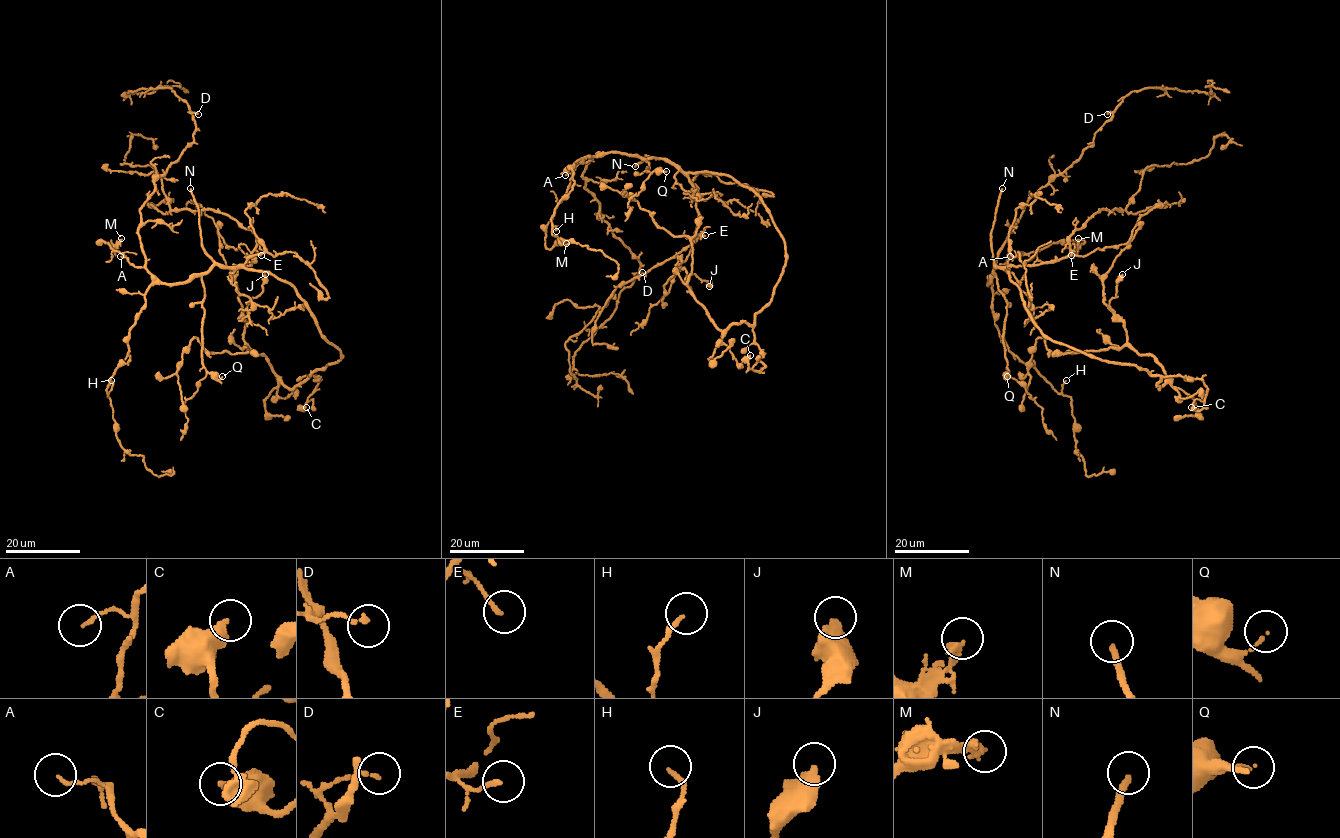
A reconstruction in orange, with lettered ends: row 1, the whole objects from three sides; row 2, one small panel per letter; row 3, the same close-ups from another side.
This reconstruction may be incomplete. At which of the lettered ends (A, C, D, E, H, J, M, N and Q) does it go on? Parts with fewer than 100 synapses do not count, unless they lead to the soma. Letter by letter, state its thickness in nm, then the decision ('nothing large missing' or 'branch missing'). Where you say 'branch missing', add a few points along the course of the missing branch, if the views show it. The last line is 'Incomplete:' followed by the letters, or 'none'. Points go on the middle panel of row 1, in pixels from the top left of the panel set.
A: 90 nm thick; nothing large missing
C: 460 nm thick; nothing large missing
D: 130 nm thick; nothing large missing
E: 160 nm thick; nothing large missing
H: 160 nm thick; nothing large missing
J: 460 nm thick; nothing large missing
M: 240 nm thick; nothing large missing
N: 240 nm thick; branch missing; missing branch runs (635, 166), (623, 182), (615, 202), (611, 243), (598, 266), (598, 296), (583, 317), (586, 323)
Q: 90 nm thick; nothing large missing
Incomplete: N

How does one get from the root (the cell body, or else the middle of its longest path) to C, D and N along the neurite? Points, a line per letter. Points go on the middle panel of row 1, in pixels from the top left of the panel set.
C: (712, 173), (749, 188), (785, 245), (772, 299), (754, 316), (760, 371), (749, 368), (750, 355)
D: (712, 173), (616, 151), (586, 164), (598, 215), (637, 258), (635, 276), (642, 272)
N: (712, 173), (680, 172), (663, 159), (647, 155), (635, 166)

